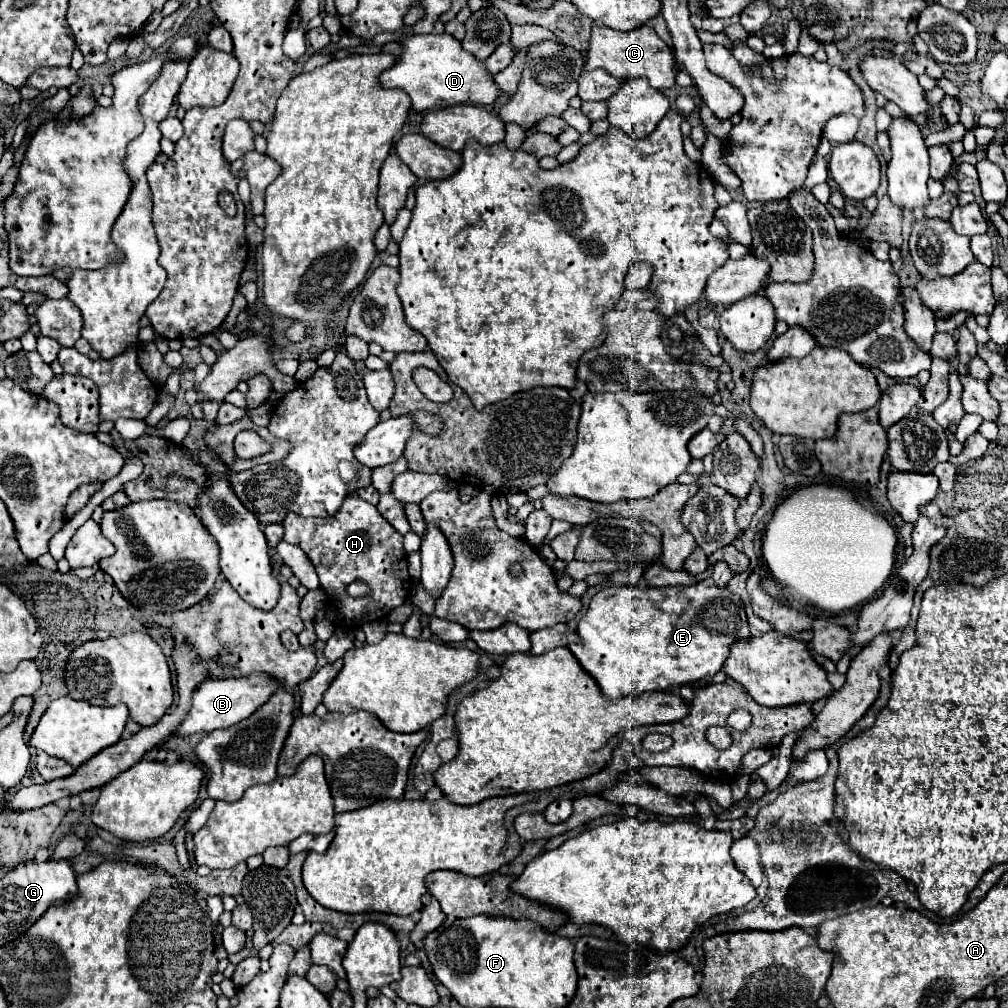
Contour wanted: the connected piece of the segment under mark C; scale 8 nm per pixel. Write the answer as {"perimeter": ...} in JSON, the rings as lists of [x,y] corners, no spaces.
{"perimeter":[[[594,25],[590,35],[590,49],[586,53],[586,69],[606,69],[616,79],[632,79],[646,77],[650,87],[668,89],[674,85],[674,57],[666,43],[656,35],[656,31],[648,25],[642,25],[634,31],[612,31],[604,25]]]}

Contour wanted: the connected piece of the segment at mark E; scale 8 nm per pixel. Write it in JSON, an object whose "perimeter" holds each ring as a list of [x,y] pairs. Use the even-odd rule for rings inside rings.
{"perimeter":[[[704,579],[690,587],[604,587],[600,589],[578,623],[580,643],[568,649],[580,661],[580,667],[596,681],[600,693],[608,699],[640,695],[644,691],[666,691],[672,685],[686,685],[716,675],[728,649],[736,639],[750,637],[742,601],[728,587],[720,589],[712,579]]]}

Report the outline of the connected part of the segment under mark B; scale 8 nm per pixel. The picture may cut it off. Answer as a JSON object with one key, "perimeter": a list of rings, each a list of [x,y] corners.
{"perimeter":[[[256,675],[242,679],[206,679],[192,693],[192,707],[188,715],[182,719],[182,723],[174,729],[174,735],[182,737],[230,727],[242,721],[244,717],[250,717],[272,695],[272,689],[276,689],[276,685],[272,685],[268,677],[256,677]]]}

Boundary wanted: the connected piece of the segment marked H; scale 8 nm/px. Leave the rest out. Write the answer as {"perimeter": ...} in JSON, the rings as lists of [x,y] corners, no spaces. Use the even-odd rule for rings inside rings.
{"perimeter":[[[356,493],[348,495],[342,507],[326,517],[300,517],[288,513],[284,519],[284,541],[298,545],[308,559],[314,563],[320,585],[340,593],[340,605],[336,607],[336,619],[348,619],[358,627],[376,619],[388,617],[388,613],[402,605],[404,599],[410,595],[410,575],[408,563],[402,549],[402,535],[378,513],[378,509]],[[350,583],[366,583],[370,593],[364,597],[350,597],[342,595],[346,585]]]}

